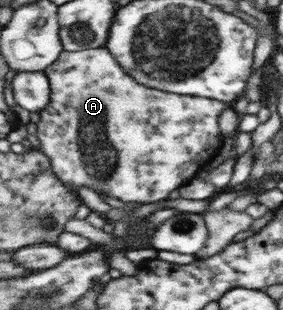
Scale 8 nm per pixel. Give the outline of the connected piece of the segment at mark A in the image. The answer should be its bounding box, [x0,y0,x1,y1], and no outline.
[37,45,229,204]

